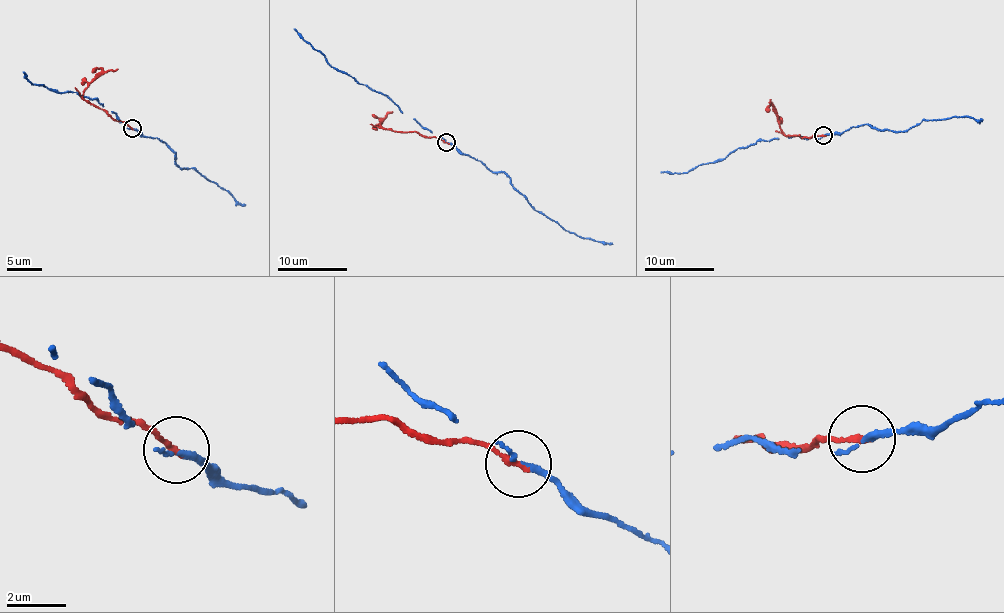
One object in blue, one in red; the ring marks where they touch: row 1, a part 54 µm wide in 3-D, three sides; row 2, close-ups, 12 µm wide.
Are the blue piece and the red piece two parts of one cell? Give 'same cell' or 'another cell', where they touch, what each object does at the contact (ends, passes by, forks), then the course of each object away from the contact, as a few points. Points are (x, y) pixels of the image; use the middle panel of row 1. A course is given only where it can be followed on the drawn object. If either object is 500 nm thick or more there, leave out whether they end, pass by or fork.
another cell; place (446, 142); blue passes by; red ends; course blue (446, 142), (480, 160), (490, 170), (502, 172), (535, 210), (565, 230), (612, 244); course red (446, 142), (435, 137), (390, 130), (379, 124), (393, 112)

